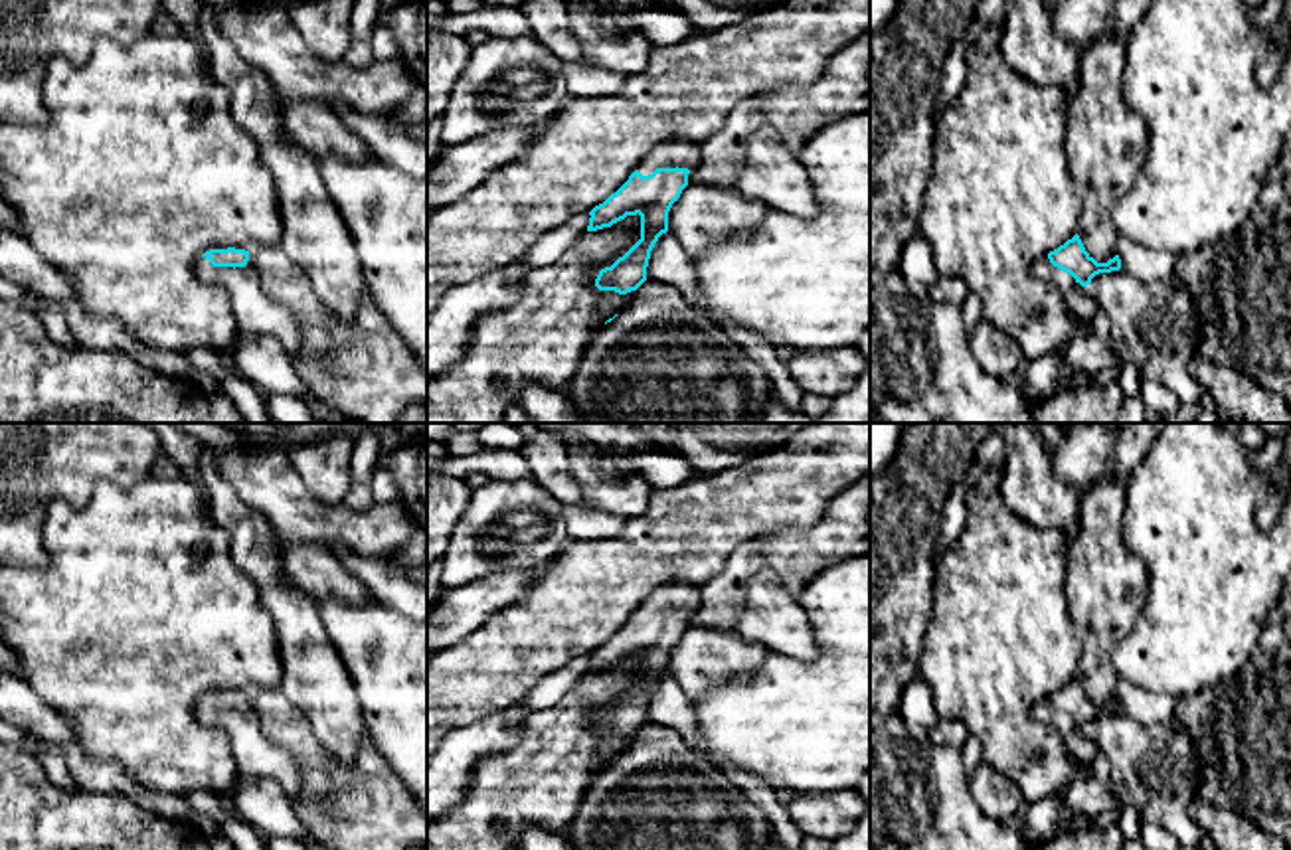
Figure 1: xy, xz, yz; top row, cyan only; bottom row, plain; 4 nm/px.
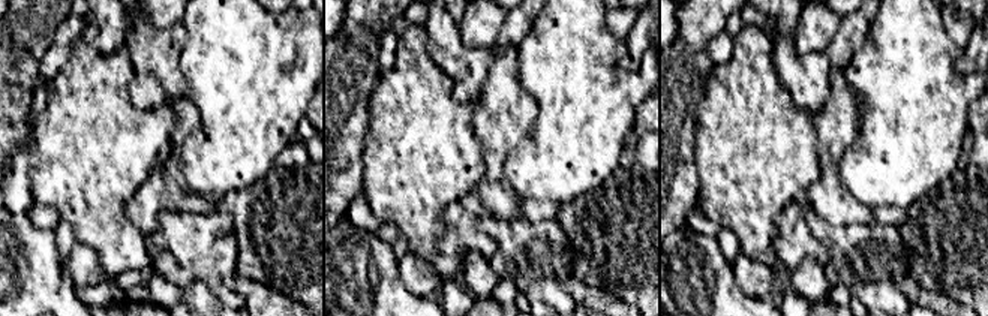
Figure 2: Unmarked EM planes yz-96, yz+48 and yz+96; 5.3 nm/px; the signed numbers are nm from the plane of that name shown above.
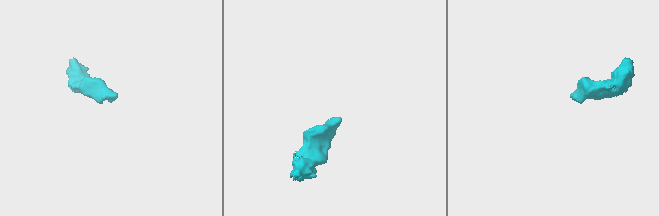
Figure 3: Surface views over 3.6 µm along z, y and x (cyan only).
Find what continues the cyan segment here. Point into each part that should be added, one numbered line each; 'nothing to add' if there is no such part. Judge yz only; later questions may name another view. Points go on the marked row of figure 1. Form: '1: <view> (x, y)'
1: yz (1078, 299)

